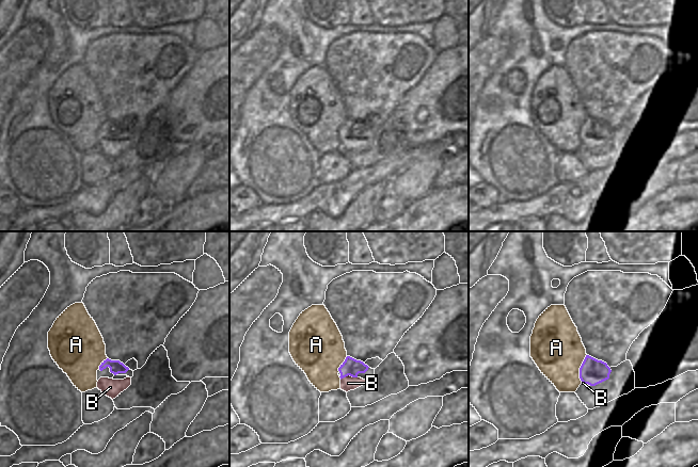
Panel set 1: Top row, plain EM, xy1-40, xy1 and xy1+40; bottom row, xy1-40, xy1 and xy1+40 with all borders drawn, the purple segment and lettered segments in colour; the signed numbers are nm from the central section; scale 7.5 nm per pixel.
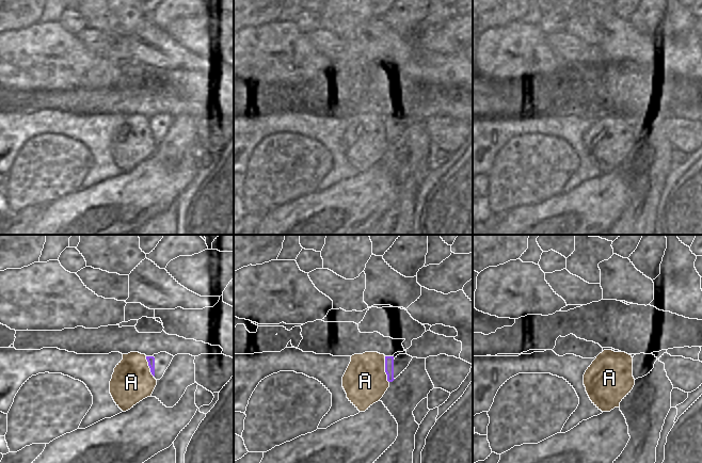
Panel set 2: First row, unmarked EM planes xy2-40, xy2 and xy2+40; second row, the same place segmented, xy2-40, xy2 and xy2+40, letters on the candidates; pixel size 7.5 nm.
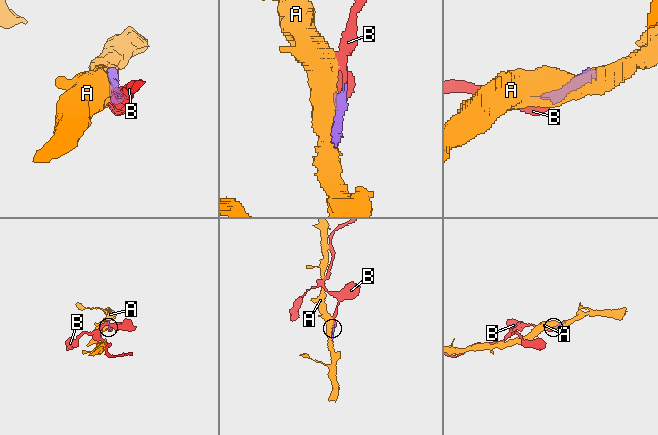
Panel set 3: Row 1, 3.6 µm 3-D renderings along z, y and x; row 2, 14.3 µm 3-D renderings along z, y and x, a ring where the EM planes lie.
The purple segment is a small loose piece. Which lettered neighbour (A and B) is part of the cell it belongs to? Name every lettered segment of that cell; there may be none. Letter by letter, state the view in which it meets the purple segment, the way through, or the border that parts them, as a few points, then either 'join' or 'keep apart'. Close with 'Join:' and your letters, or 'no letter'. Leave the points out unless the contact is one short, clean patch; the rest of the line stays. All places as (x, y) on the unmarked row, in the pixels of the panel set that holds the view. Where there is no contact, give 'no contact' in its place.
A: xy1+40 | keep apart
B: xy1 | join
Join: B

